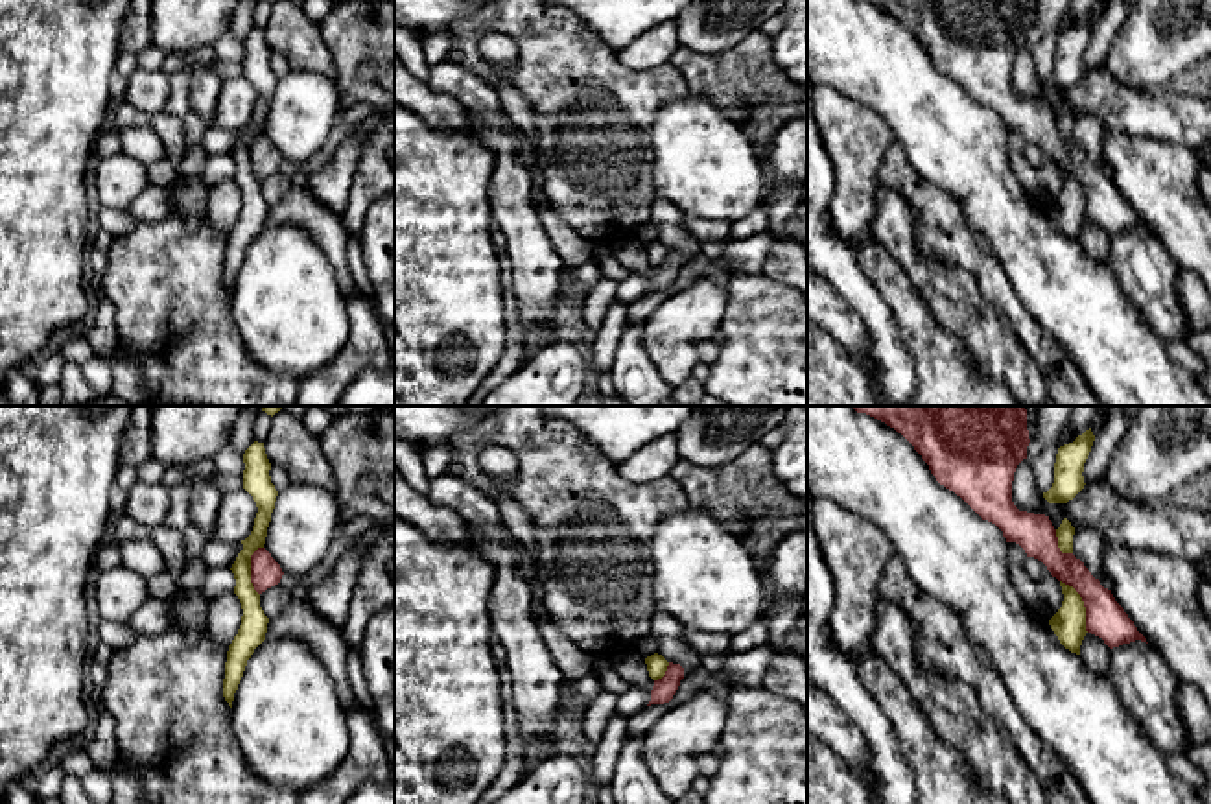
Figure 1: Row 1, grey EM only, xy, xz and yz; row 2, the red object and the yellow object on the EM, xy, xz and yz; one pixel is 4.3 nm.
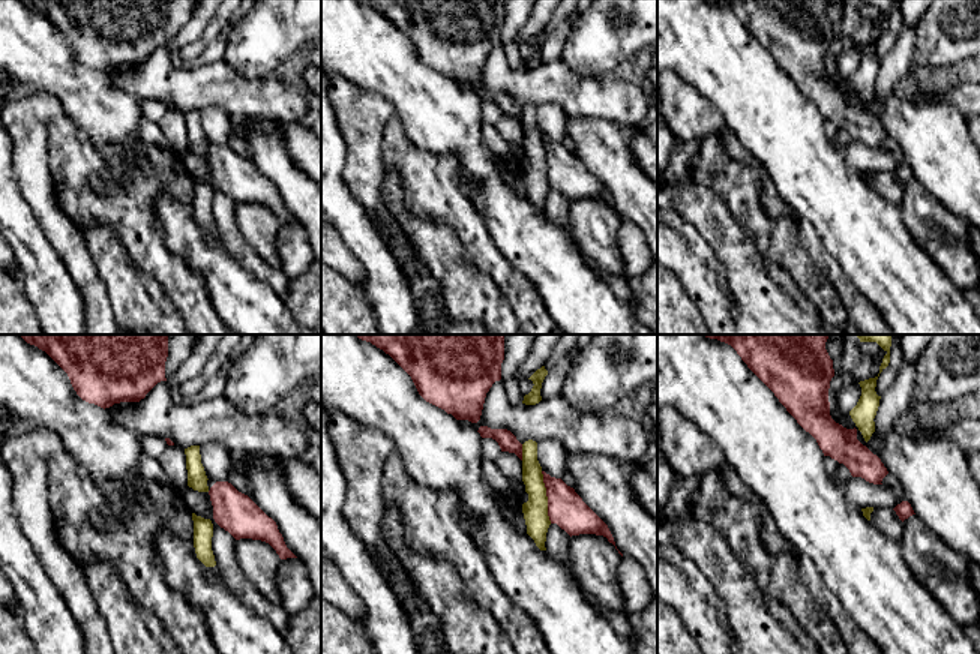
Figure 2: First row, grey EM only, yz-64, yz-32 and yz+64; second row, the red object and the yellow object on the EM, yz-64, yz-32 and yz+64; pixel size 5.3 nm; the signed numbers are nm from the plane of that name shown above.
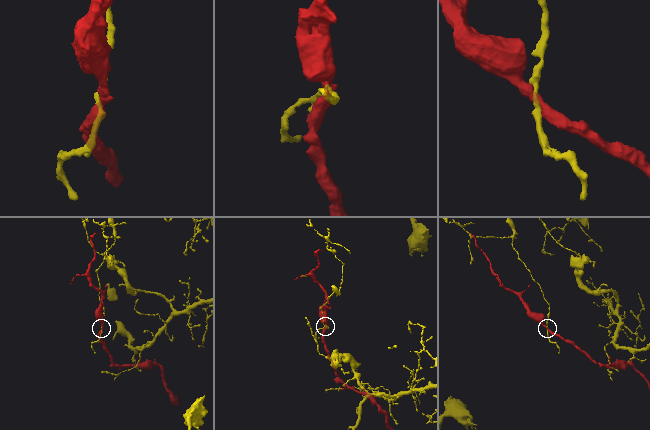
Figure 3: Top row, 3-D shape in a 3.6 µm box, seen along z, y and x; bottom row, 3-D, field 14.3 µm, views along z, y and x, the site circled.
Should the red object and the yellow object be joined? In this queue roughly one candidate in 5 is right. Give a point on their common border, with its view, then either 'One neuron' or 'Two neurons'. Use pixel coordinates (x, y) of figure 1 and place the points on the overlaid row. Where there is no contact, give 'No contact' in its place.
Touches red at yz (1084, 603). Two neurons

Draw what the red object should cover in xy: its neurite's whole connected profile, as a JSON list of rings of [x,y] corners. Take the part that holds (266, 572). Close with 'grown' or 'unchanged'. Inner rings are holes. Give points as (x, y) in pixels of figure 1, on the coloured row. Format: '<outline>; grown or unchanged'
[[[265,548],[251,555],[251,583],[258,594],[280,583],[284,572]]]; unchanged

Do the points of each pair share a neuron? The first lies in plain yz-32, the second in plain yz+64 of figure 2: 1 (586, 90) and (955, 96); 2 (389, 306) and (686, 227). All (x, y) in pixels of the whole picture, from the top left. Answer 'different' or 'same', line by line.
1: same
2: same

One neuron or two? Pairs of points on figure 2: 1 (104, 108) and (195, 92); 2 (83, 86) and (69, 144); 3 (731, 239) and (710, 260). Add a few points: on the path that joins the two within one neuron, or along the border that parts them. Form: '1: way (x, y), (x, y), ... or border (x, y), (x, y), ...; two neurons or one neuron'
1: border (110, 81), (141, 102); two neurons
2: border (63, 114), (83, 140), (95, 147), (104, 146); two neurons
3: border (707, 242), (724, 266), (724, 279), (728, 287); two neurons

